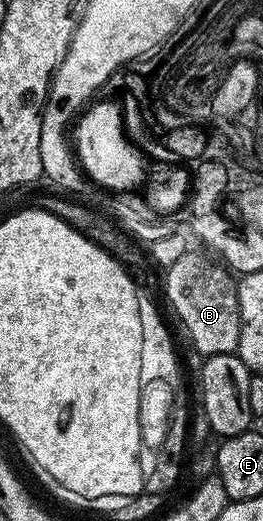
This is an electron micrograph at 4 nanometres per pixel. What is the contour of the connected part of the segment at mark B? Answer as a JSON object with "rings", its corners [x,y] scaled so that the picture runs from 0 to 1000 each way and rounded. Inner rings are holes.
{"rings":[[[715,484],[684,491],[669,507],[627,512],[631,572],[646,578],[650,591],[677,601],[726,660],[768,678],[768,683],[882,679],[901,674],[913,660],[920,620],[905,545],[894,528],[840,501],[768,488]]]}

